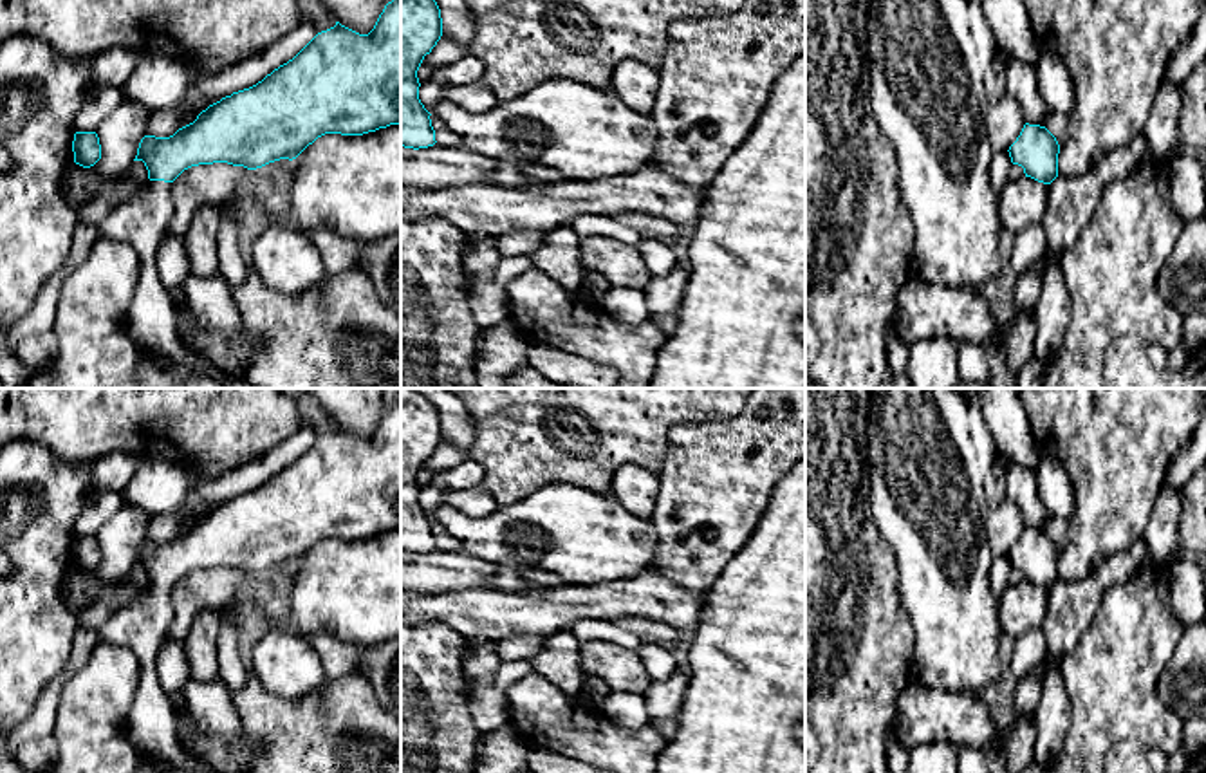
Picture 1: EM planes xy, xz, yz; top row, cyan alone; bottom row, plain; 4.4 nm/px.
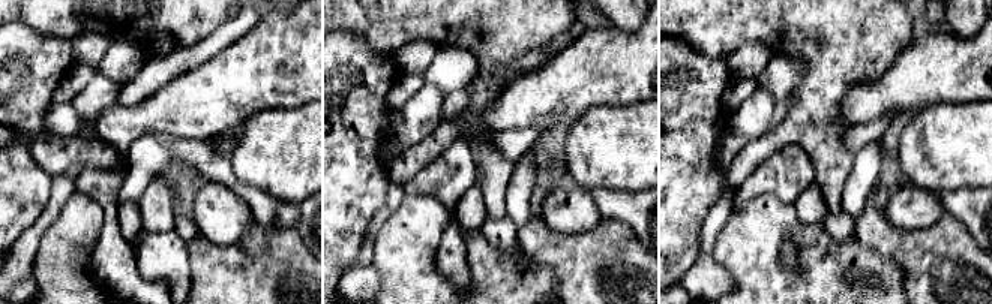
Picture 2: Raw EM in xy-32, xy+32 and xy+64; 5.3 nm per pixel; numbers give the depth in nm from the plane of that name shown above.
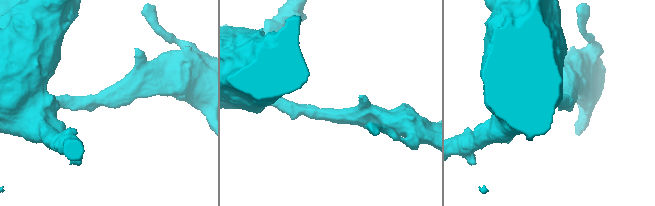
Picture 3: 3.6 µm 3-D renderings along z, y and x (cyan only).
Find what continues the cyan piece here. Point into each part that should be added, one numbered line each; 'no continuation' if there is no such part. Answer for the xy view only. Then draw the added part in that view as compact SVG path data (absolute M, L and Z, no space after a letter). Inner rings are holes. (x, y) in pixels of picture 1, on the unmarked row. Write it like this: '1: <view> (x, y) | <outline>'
1: xy (143, 625) | M148 585L134 603L117 607L99 634L112 645L130 648L141 663L141 681L126 715L128 739L157 764L213 773L179 740L173 697L162 692L157 677L157 654L168 638L172 621L172 587Z

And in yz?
1: yz (1073, 605) | M1143 540L1116 553L1080 582L1056 582L1049 589L1051 607L1042 623L1047 641L1045 677L1034 710L1034 764L1049 768L1058 757L1071 724L1071 703L1060 675L1060 661L1085 632L1109 587L1125 583L1148 562Z

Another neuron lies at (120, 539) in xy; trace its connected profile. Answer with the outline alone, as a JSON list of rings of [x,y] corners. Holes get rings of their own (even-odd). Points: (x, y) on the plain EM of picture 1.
[[[123,504],[96,533],[101,563],[88,574],[108,583],[123,580],[137,560],[152,518],[141,508]]]

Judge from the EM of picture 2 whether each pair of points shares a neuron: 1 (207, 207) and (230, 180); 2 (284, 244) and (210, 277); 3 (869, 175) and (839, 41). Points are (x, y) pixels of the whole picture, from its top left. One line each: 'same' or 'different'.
1: different
2: same
3: different

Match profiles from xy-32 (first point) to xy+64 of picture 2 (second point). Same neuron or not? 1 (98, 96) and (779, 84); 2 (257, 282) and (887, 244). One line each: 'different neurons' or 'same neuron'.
1: different neurons
2: same neuron

